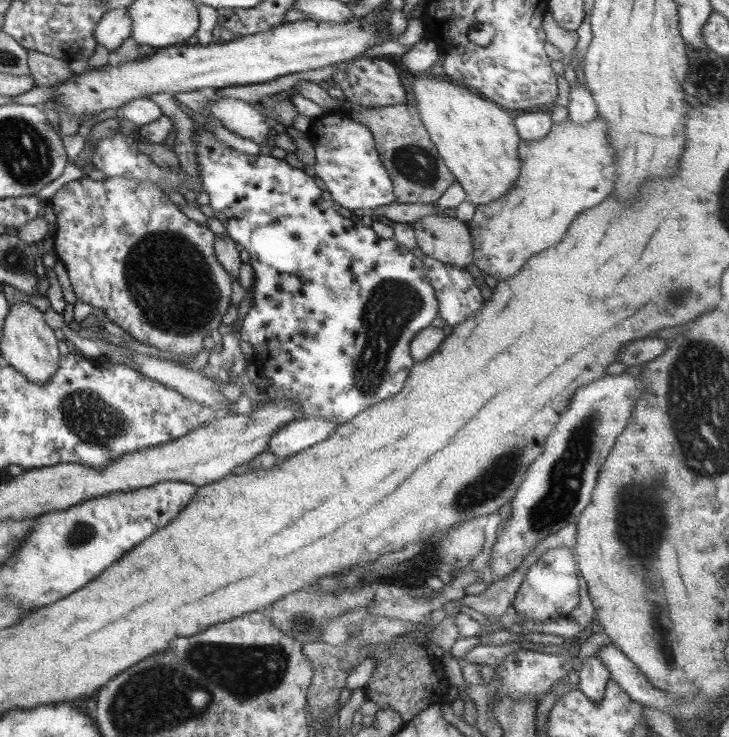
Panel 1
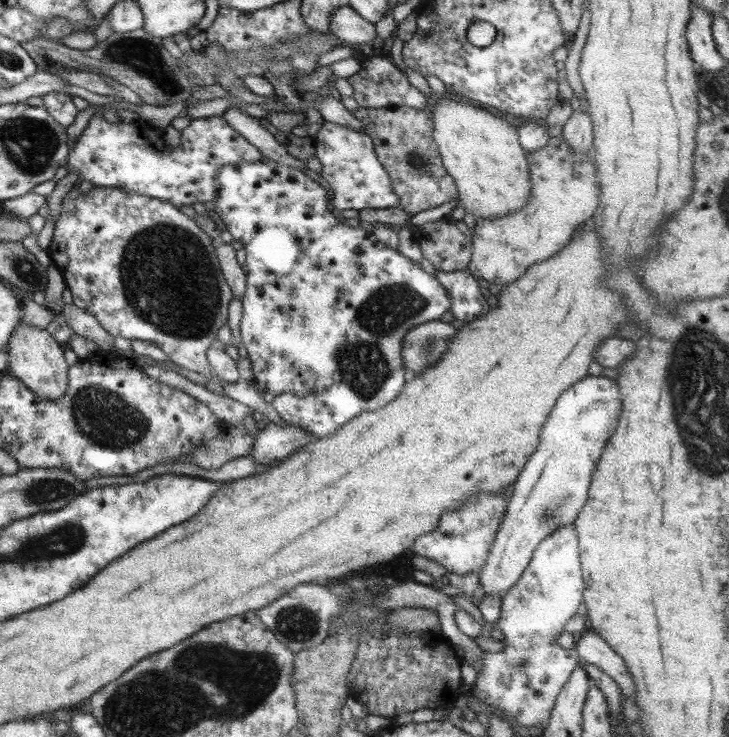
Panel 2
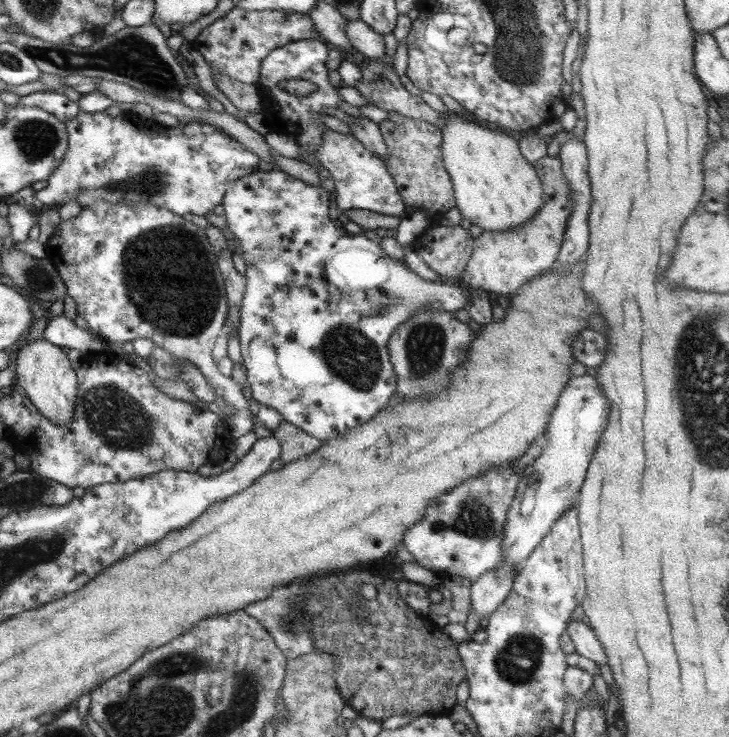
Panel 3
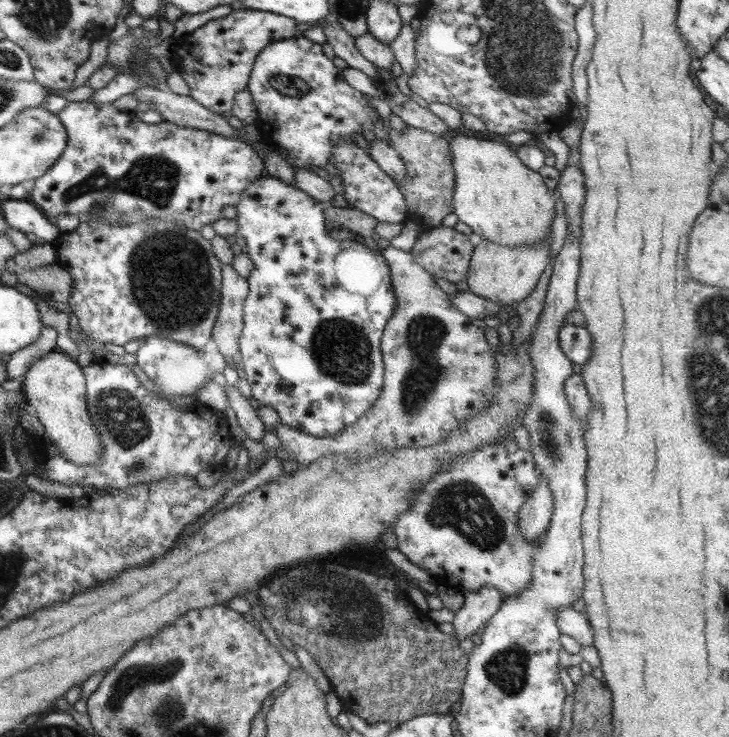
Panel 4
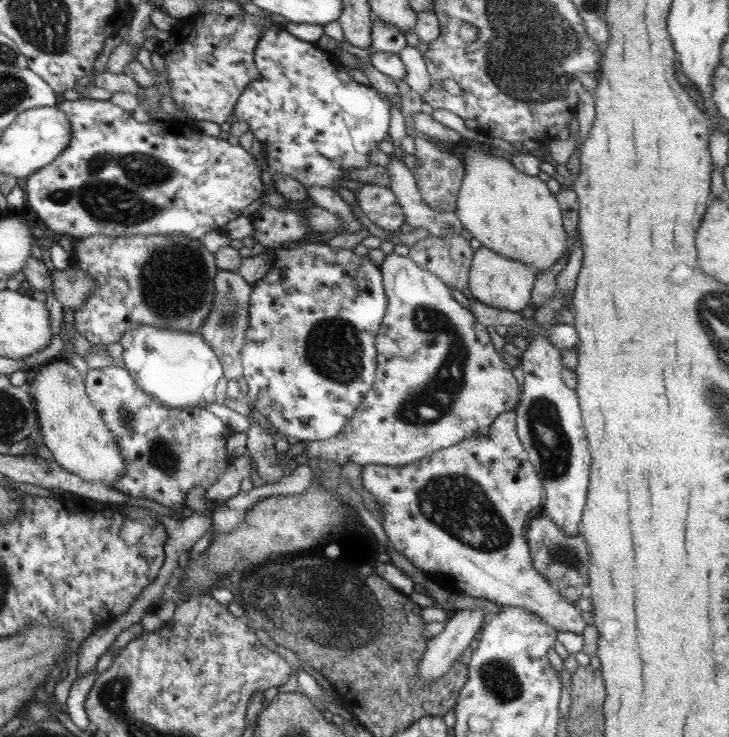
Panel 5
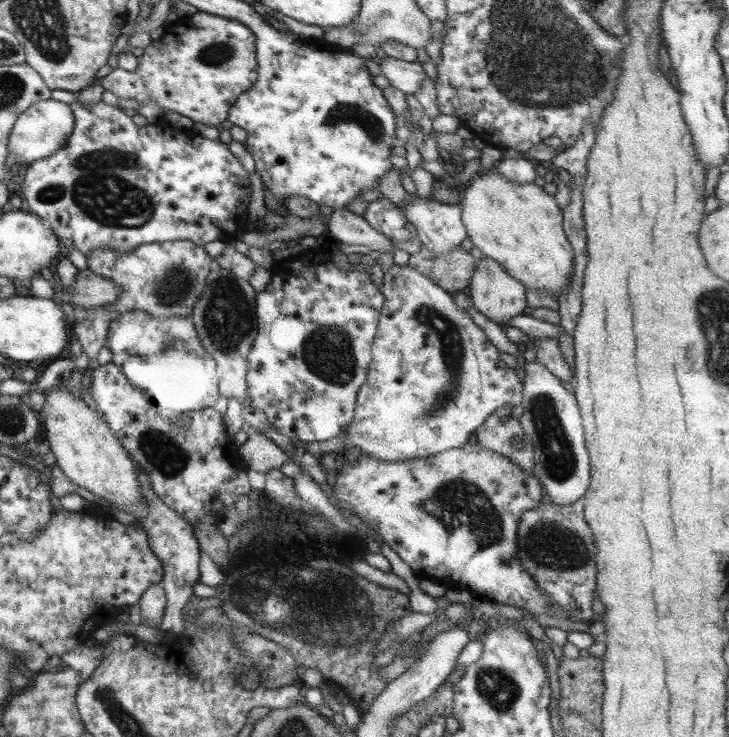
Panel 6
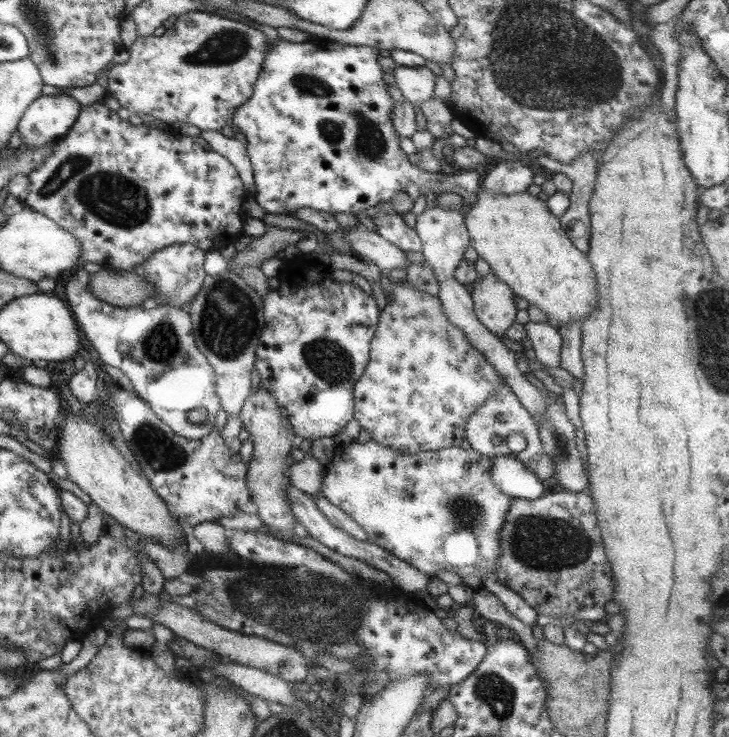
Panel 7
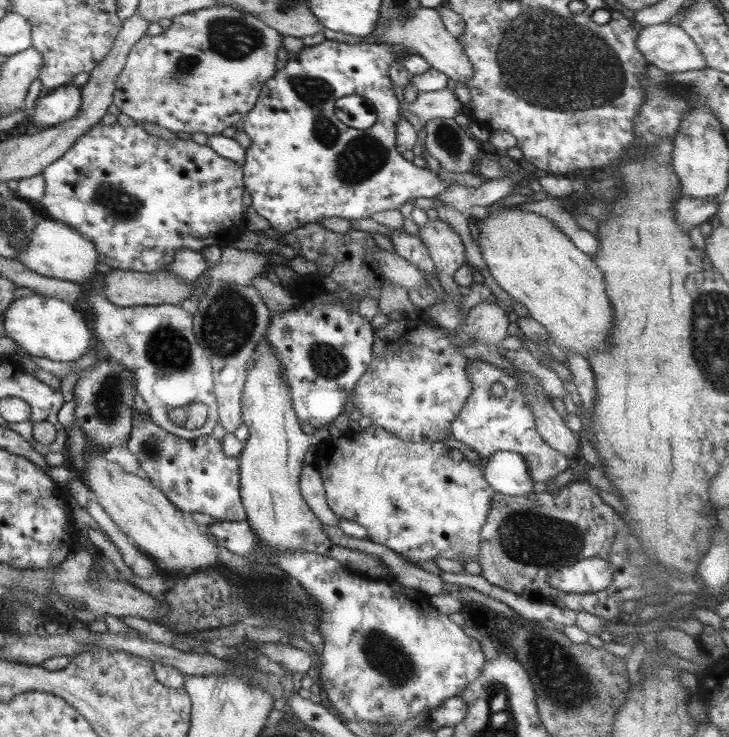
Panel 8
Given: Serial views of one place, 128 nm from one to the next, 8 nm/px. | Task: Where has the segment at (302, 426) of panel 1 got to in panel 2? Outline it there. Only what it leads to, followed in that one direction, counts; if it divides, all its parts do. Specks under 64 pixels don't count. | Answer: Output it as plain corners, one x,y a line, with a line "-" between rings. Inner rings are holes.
266,421
255,434
250,450
251,458
266,468
271,460
283,460
309,441
313,440
301,427
287,424
279,426

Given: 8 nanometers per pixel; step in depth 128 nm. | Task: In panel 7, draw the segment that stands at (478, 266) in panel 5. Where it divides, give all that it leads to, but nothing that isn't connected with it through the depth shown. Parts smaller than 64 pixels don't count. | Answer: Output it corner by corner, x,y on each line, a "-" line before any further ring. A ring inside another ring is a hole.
490,271
472,286
470,295
477,320
495,336
503,336
517,312
512,299
515,294

